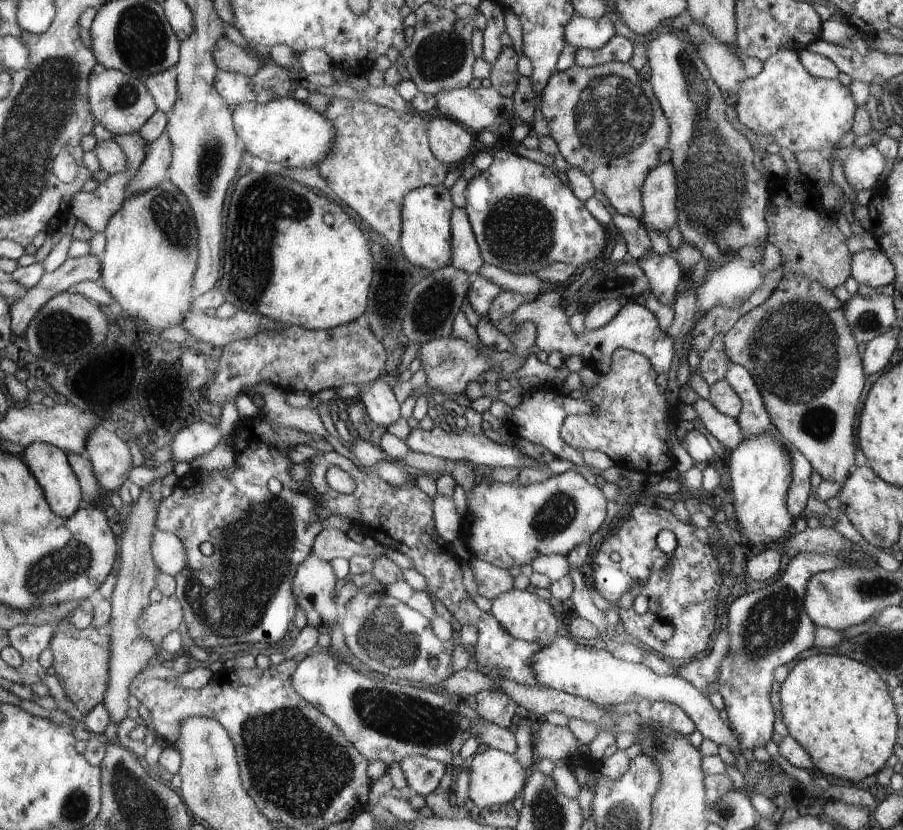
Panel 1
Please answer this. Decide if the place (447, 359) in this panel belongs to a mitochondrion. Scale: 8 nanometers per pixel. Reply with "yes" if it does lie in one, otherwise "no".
yes

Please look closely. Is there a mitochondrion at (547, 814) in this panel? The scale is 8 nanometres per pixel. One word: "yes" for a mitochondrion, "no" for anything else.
yes

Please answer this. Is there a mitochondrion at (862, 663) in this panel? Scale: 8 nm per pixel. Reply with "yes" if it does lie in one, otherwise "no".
no

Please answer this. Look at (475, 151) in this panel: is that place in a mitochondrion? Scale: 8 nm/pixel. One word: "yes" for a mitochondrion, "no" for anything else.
no

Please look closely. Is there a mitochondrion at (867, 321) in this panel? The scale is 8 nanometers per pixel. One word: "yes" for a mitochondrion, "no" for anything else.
yes

